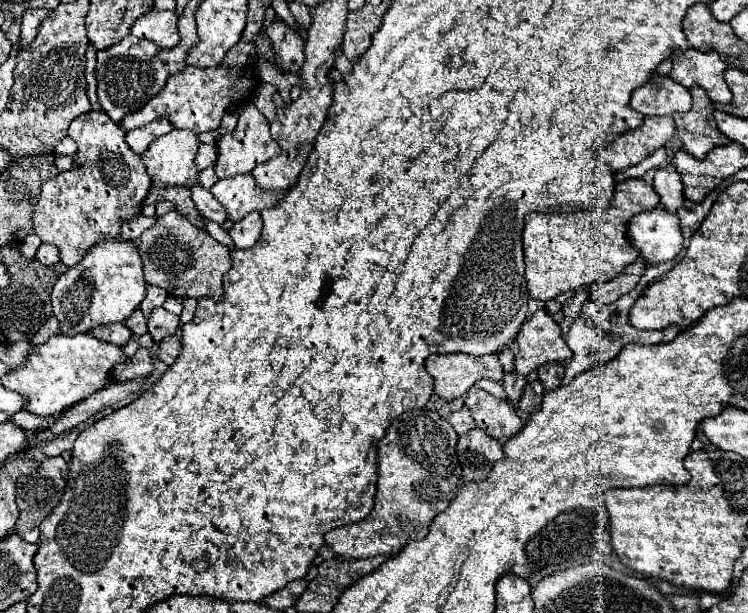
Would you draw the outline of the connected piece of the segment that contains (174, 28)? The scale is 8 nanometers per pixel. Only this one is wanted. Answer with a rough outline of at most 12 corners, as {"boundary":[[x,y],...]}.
{"boundary":[[152,9],[130,33],[162,49],[180,43],[176,11]]}

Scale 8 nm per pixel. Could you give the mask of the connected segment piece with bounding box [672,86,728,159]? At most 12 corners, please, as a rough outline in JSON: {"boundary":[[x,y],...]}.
{"boundary":[[690,89],[692,109],[676,113],[682,149],[704,159],[728,143],[712,121],[712,101]]}

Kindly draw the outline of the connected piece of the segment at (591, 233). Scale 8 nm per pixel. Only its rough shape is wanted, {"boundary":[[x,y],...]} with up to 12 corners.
{"boundary":[[642,179],[608,209],[530,213],[530,297],[606,283],[634,263],[628,221],[658,205]]}

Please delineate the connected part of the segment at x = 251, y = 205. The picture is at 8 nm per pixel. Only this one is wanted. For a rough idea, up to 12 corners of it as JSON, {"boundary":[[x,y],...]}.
{"boundary":[[236,175],[210,193],[234,223],[250,211],[274,207],[288,189],[260,189]]}

